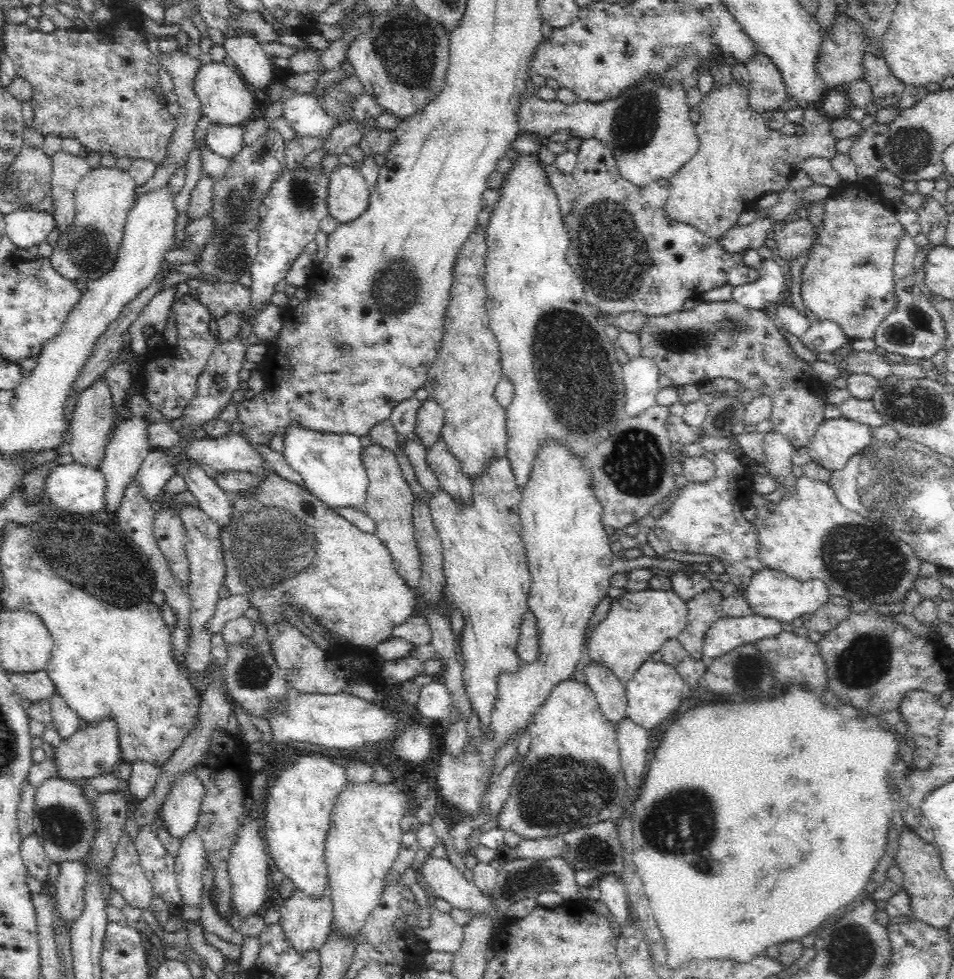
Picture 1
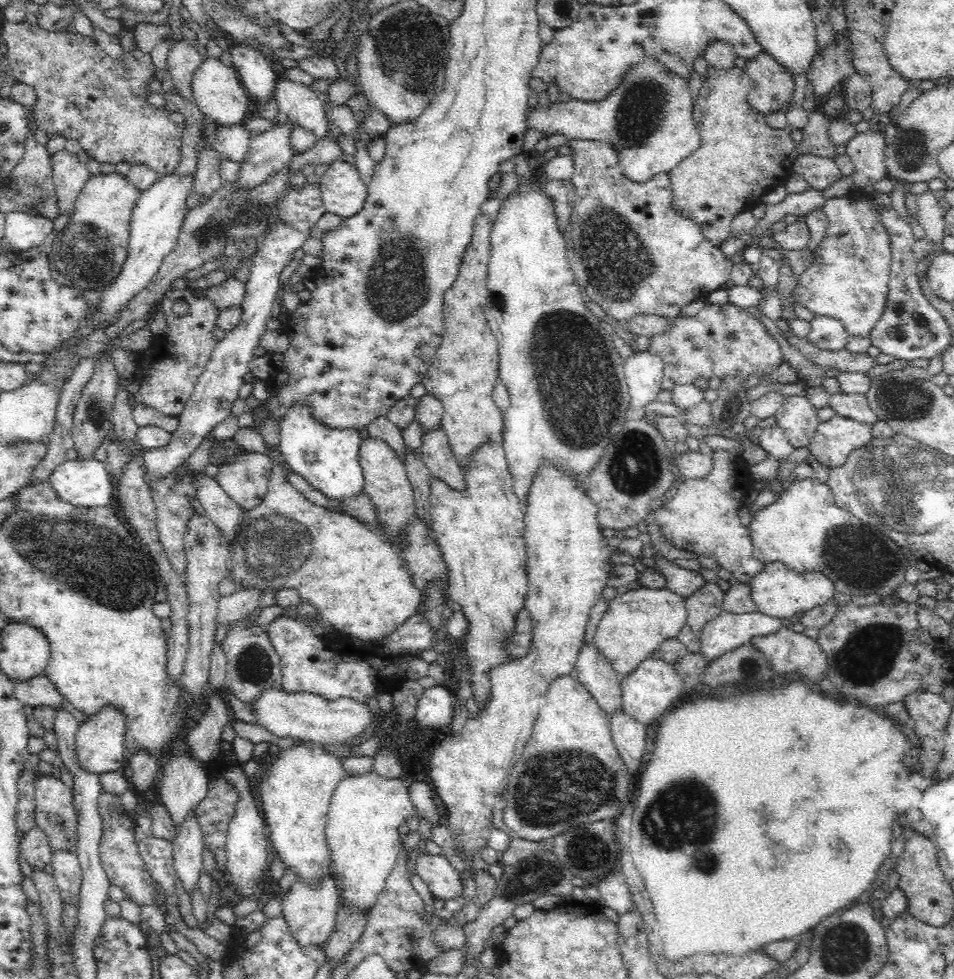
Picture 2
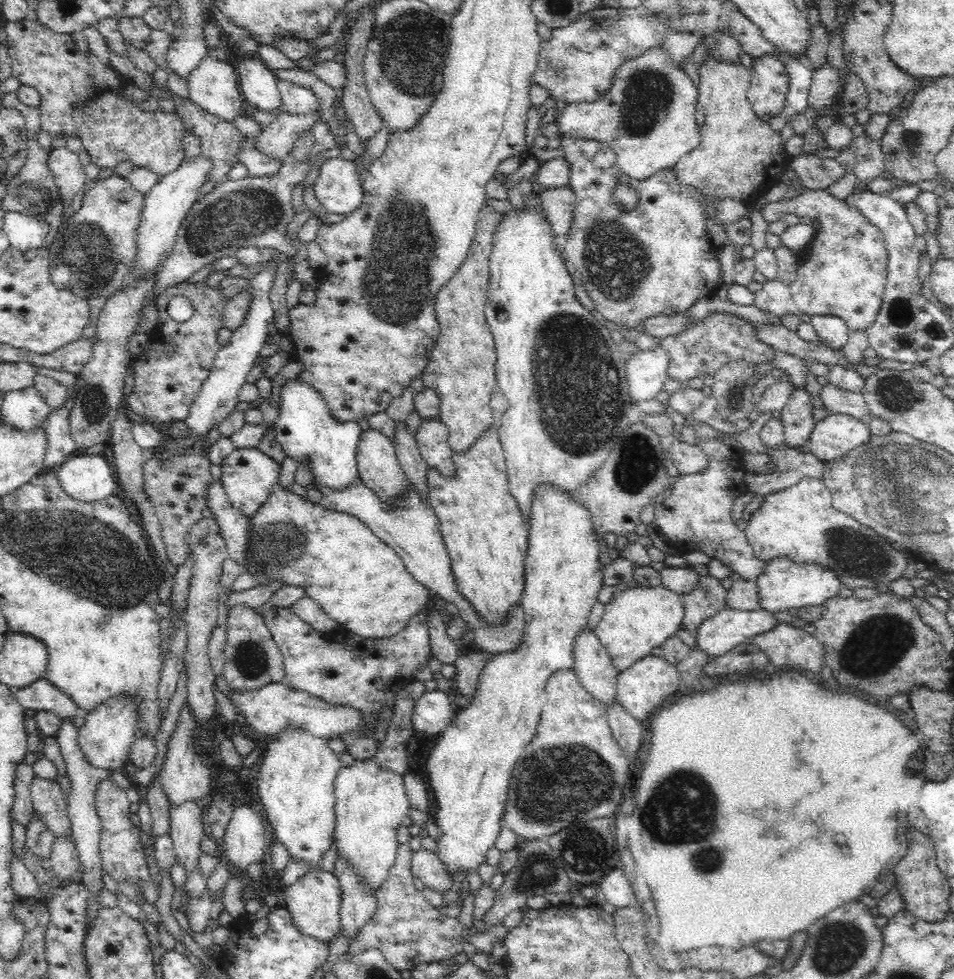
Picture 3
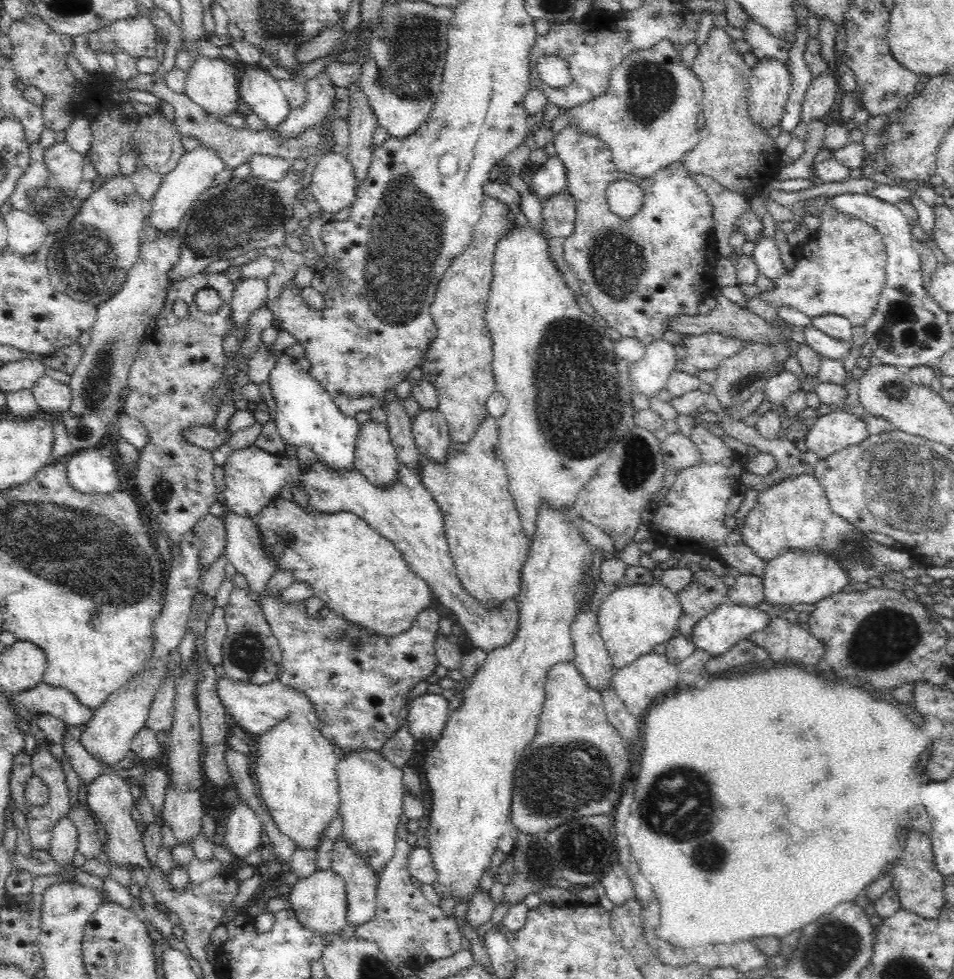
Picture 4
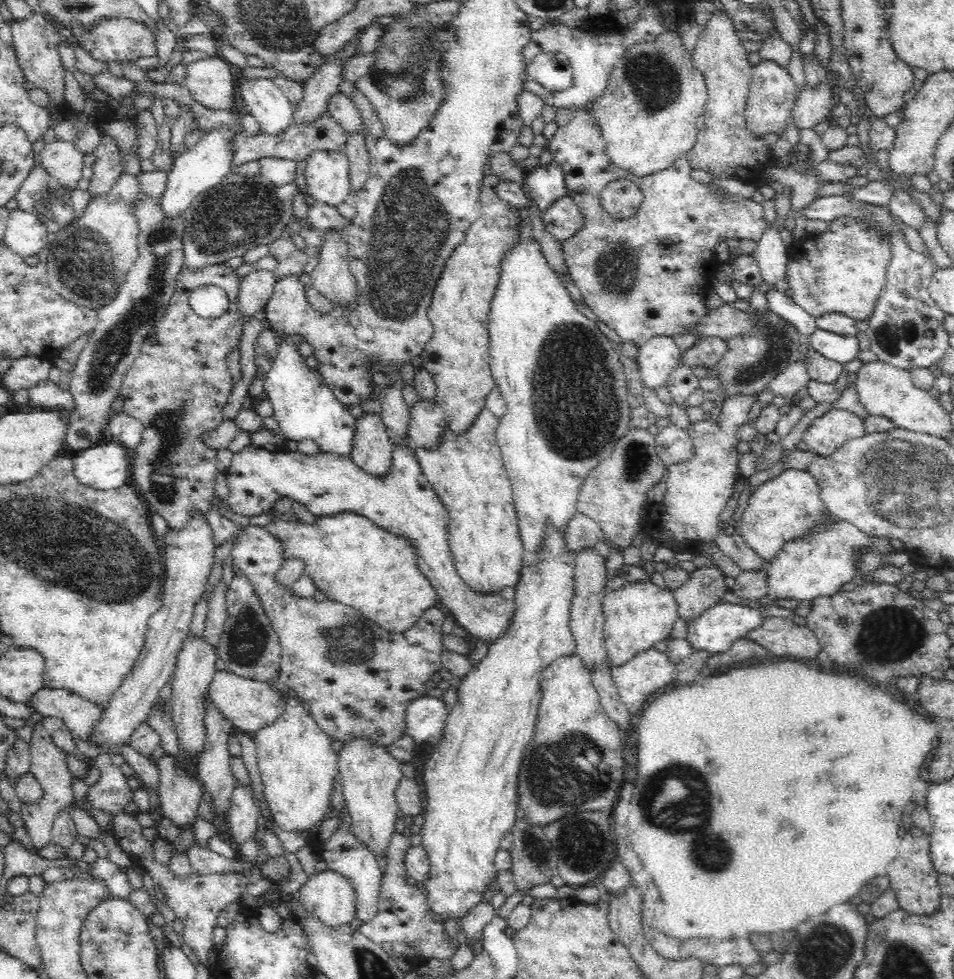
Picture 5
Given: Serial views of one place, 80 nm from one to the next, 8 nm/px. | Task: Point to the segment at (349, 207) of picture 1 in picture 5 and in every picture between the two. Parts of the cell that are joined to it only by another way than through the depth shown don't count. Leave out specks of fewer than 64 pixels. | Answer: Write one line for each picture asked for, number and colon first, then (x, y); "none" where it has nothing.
2: (344, 192)
3: (338, 188)
4: (333, 185)
5: (327, 173)

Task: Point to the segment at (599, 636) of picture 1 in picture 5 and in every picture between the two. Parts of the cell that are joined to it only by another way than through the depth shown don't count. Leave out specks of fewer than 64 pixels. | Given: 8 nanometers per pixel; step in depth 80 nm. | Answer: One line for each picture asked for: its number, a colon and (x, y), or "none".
2: (638, 622)
3: (639, 619)
4: (633, 618)
5: (639, 614)

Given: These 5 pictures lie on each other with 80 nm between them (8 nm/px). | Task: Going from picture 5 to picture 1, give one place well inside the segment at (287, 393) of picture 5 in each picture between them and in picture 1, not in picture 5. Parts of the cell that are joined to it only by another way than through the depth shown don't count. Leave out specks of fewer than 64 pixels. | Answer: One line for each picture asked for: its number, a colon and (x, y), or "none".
1: (330, 464)
2: (328, 459)
3: (309, 433)
4: (305, 413)

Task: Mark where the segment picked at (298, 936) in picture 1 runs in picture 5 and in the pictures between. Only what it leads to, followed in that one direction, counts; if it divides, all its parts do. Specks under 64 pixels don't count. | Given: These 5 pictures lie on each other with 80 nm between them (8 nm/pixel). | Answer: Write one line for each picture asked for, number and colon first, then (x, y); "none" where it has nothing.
2: (310, 912)
3: (314, 900)
4: (320, 901)
5: (331, 896)

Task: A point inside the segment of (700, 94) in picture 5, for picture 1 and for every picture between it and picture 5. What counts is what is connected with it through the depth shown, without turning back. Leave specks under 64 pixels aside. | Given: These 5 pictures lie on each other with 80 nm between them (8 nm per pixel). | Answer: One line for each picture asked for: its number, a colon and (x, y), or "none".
1: (647, 128)
2: (646, 119)
3: (647, 118)
4: (647, 117)

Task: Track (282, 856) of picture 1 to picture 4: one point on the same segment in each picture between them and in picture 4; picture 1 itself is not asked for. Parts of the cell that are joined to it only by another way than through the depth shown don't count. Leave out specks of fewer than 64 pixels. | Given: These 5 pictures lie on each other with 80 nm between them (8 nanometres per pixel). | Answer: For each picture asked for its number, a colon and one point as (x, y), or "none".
2: (297, 789)
3: (295, 784)
4: (296, 772)

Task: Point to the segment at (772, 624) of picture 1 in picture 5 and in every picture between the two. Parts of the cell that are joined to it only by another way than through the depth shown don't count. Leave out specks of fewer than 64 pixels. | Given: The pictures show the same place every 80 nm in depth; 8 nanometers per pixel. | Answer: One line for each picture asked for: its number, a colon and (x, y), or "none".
2: (726, 632)
3: (728, 628)
4: (724, 626)
5: (718, 627)

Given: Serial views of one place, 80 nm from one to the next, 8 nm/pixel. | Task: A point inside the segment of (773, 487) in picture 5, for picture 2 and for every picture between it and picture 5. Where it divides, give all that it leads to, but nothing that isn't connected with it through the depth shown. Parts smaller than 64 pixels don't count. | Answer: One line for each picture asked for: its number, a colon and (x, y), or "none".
2: (803, 528)
3: (800, 522)
4: (793, 513)

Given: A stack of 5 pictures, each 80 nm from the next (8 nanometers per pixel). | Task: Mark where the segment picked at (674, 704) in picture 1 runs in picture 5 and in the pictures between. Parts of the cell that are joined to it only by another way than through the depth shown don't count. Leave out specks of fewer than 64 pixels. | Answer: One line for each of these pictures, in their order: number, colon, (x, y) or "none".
2: (653, 687)
3: (644, 687)
4: (648, 679)
5: (638, 681)

